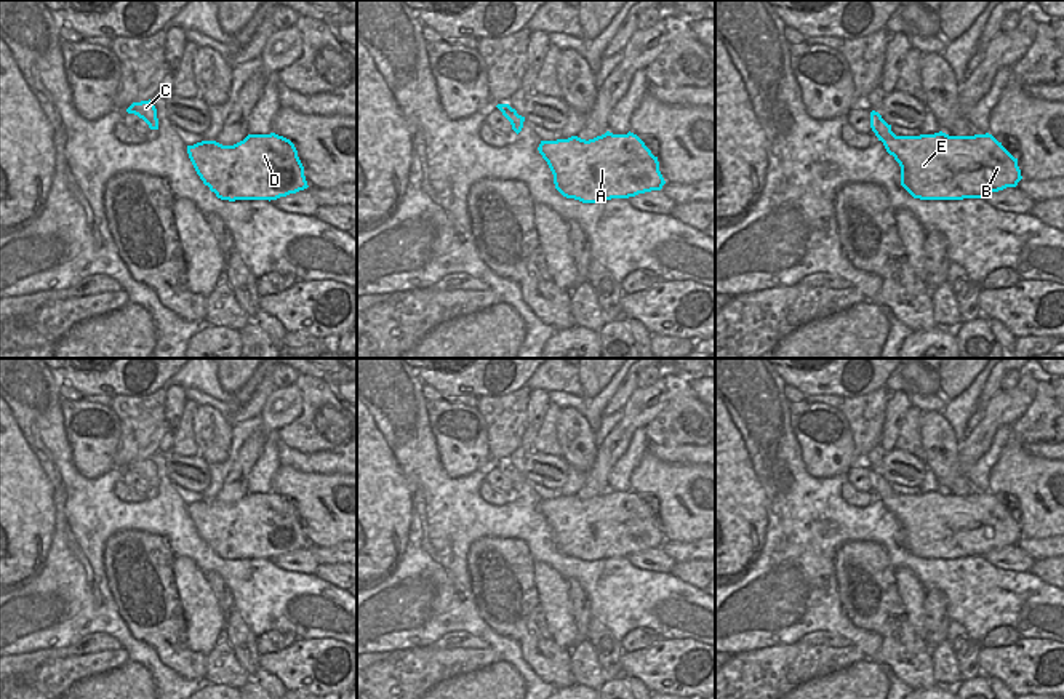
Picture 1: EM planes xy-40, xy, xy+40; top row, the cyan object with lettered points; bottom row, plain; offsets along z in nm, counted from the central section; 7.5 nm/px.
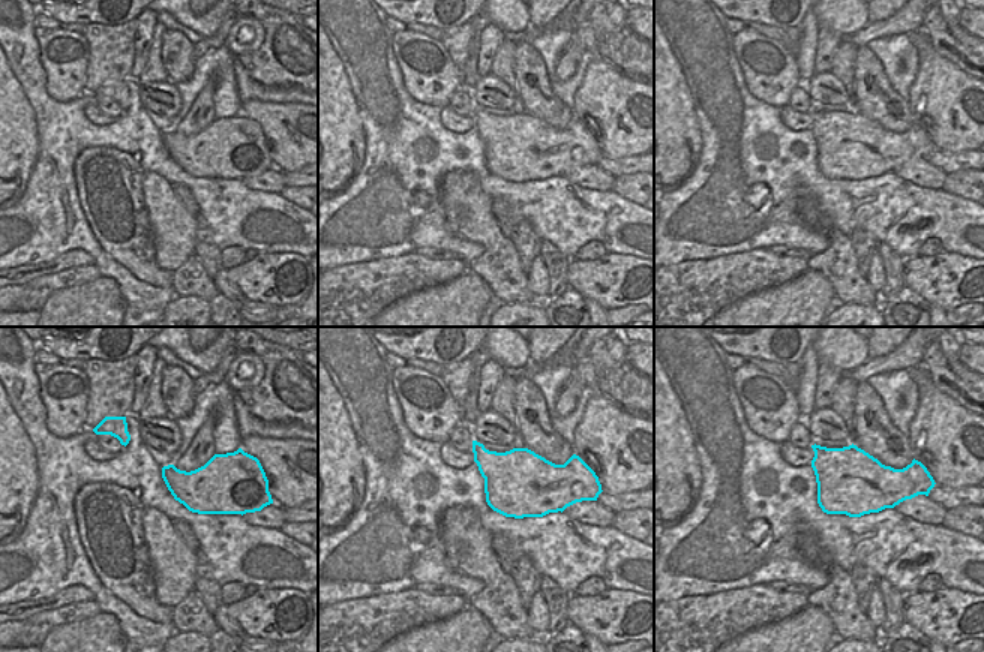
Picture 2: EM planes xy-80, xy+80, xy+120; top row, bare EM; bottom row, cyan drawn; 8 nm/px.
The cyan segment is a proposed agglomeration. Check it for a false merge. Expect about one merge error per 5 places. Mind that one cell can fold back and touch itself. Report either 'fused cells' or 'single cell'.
single cell

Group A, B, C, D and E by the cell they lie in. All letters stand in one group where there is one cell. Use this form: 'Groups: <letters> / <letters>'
Groups: A B C D E.

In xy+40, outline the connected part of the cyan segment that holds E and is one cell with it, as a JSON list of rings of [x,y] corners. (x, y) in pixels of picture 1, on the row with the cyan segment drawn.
[[[875,110],[870,112],[870,128],[899,163],[901,186],[914,198],[984,198],[1016,187],[1022,179],[1018,158],[989,133],[896,136]]]

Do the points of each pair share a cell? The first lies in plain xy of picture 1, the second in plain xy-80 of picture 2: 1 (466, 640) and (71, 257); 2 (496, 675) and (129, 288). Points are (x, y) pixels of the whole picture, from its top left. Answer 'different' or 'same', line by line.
1: same
2: different

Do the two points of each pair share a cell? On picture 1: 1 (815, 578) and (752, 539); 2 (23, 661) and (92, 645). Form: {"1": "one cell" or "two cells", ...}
{"1": "two cells", "2": "one cell"}

